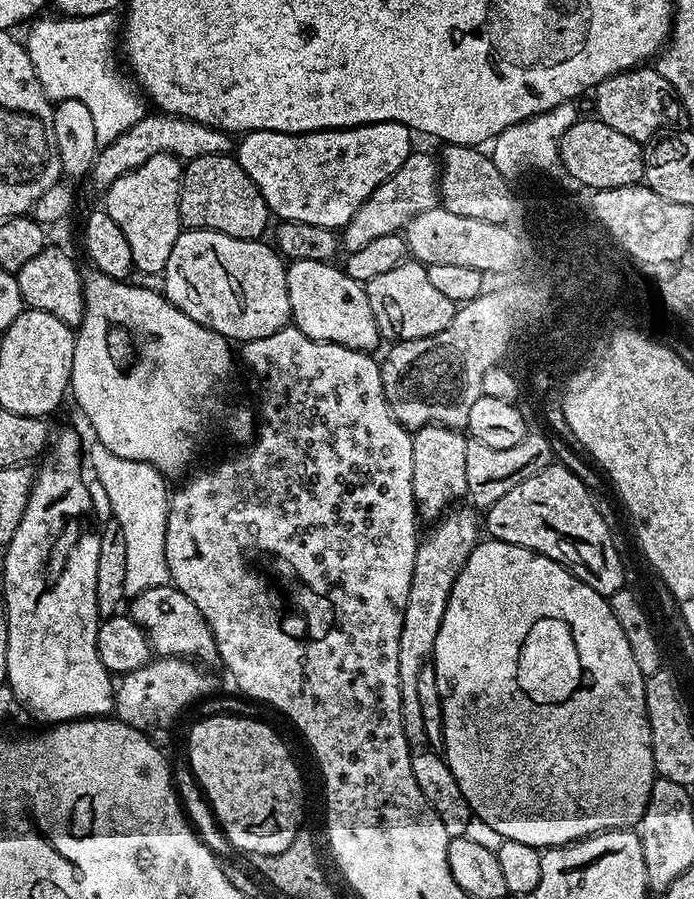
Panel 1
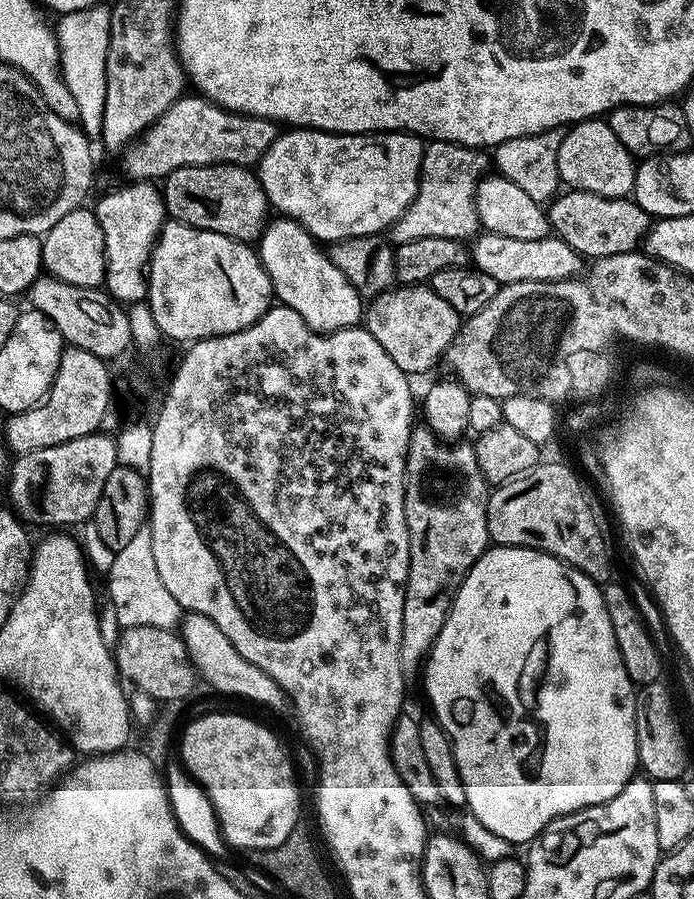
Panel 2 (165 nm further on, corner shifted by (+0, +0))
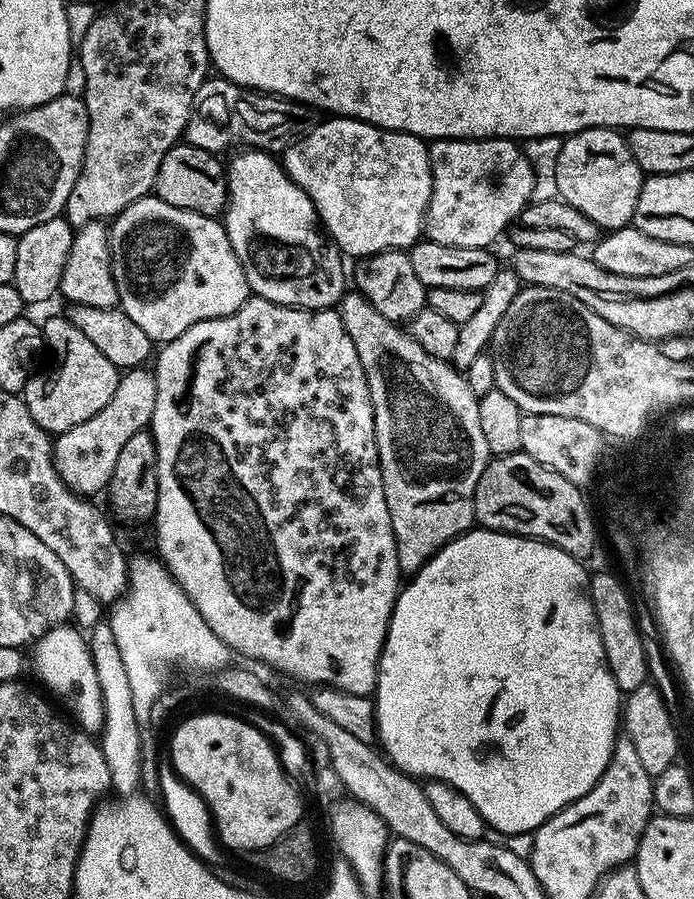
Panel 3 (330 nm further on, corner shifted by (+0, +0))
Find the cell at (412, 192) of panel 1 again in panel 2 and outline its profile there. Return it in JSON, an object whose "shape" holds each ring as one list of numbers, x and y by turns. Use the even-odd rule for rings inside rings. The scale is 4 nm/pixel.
{"shape":[[449,140,425,143,424,166,416,197,392,225,391,239,399,242,437,236,464,242,473,237,478,230,476,184,486,172,484,154,479,148,468,148,464,144,455,144]]}

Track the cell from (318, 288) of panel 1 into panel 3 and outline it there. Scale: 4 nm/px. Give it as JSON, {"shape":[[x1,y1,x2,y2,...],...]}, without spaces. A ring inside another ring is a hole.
{"shape":[[240,150,237,152,240,153,232,161,227,161,226,164,228,202,222,213,222,223,226,234,230,238,230,246,234,246,234,254,238,254,238,262,242,262,242,272,246,274,246,282,248,283,249,289,261,300,269,300,275,304,284,304,288,308,306,308,309,310,335,309,346,295,346,287,344,288,346,268,344,272,344,264,340,261,342,259,340,249,322,231,320,217,316,214,316,207,312,205,307,194,288,177,287,172,284,171,283,163,277,157,275,160,274,157,268,156,272,154,264,150]]}

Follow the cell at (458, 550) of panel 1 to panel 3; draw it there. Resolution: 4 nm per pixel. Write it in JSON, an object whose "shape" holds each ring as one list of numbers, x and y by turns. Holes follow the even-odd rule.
{"shape":[[355,290,349,291,344,299,340,301,338,311,342,322,346,326,346,334,350,334,350,342,354,342,354,350,358,350,358,362,362,362,364,376,368,379,370,402,374,410,376,449,378,450,380,469,382,470,386,506,390,510,390,522,394,526,394,538,396,539,400,570,404,574,415,574,439,548,446,546,454,538,458,538,473,527,476,518,474,494,478,486,478,478,484,476,484,471,490,459,490,453,486,446,486,438,482,434,482,418,478,418,478,406,480,402,474,394,474,390,470,390,467,379,447,359,432,356,426,350,422,350,420,343,413,339,409,331,404,329,403,332,400,329,403,327,395,320,382,318,382,314,378,314,378,310,374,310,372,303,366,297,360,295,359,292]]}

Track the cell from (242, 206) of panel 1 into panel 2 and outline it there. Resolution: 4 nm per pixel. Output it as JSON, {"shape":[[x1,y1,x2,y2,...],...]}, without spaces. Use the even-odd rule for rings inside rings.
{"shape":[[184,164,163,177,162,195,171,219,182,220,196,228,209,228,242,241,261,231,269,215,267,212,270,212,268,196,260,185,259,175,243,164]]}

